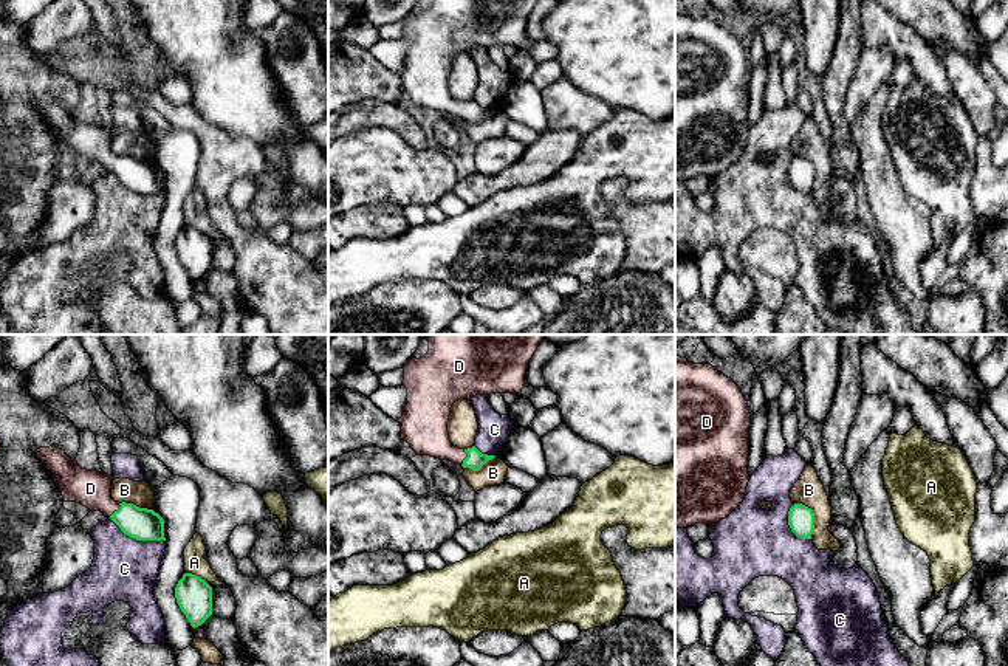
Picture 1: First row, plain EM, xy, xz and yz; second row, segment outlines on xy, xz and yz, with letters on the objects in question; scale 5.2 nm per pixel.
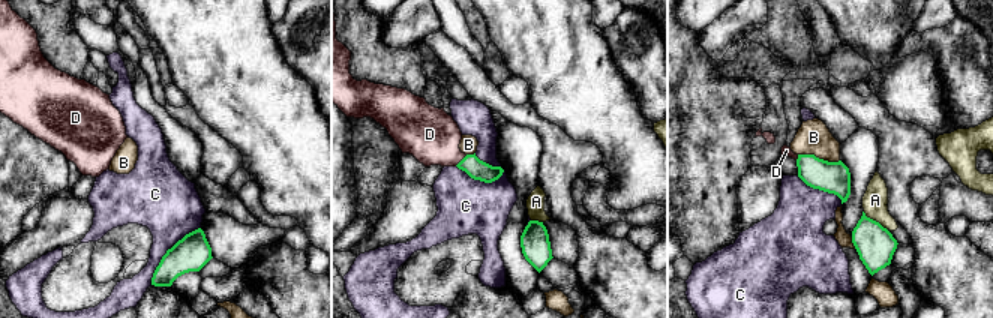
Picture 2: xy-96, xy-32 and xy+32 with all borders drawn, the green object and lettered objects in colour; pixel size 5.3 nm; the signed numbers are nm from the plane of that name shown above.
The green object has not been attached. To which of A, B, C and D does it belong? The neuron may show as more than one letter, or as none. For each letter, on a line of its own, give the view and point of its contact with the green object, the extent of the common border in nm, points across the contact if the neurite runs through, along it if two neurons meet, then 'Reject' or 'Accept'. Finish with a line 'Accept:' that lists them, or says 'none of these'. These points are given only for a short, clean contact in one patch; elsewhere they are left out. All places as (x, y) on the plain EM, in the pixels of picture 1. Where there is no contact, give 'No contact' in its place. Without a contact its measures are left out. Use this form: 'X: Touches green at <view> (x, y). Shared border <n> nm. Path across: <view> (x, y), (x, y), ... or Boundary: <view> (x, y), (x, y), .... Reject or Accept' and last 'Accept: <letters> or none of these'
A: Touches green at xy (195, 228). Shared border 130 nm. Reject
B: Touches green at yz (813, 169). Shared border 220 nm. Reject
C: Touches green at xy (137, 192). Shared border 320 nm. Reject
D: Touches green at xz (466, 110). Shared border 90 nm. Path across: xz (474, 113), (466, 110), (446, 104), (426, 84). Accept
Accept: D

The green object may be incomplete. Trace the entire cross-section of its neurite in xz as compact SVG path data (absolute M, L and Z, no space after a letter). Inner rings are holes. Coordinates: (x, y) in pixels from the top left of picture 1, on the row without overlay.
M429 0L429 5L404 19L403 39L407 54L401 79L401 93L407 94L418 108L449 113L463 121L478 124L495 108L482 107L475 99L458 102L449 93L447 74L451 60L458 53L472 54L475 48L488 51L491 46L519 48L525 37L530 12L537 0Z

